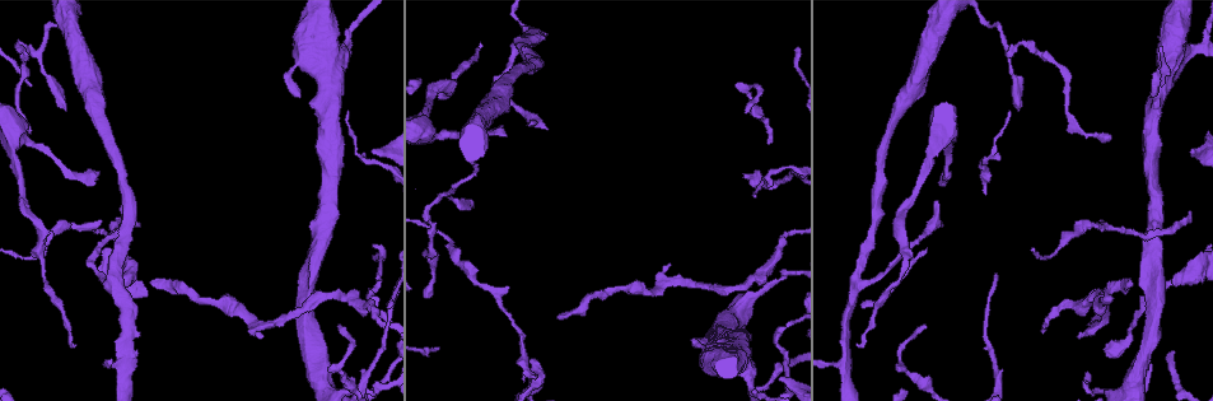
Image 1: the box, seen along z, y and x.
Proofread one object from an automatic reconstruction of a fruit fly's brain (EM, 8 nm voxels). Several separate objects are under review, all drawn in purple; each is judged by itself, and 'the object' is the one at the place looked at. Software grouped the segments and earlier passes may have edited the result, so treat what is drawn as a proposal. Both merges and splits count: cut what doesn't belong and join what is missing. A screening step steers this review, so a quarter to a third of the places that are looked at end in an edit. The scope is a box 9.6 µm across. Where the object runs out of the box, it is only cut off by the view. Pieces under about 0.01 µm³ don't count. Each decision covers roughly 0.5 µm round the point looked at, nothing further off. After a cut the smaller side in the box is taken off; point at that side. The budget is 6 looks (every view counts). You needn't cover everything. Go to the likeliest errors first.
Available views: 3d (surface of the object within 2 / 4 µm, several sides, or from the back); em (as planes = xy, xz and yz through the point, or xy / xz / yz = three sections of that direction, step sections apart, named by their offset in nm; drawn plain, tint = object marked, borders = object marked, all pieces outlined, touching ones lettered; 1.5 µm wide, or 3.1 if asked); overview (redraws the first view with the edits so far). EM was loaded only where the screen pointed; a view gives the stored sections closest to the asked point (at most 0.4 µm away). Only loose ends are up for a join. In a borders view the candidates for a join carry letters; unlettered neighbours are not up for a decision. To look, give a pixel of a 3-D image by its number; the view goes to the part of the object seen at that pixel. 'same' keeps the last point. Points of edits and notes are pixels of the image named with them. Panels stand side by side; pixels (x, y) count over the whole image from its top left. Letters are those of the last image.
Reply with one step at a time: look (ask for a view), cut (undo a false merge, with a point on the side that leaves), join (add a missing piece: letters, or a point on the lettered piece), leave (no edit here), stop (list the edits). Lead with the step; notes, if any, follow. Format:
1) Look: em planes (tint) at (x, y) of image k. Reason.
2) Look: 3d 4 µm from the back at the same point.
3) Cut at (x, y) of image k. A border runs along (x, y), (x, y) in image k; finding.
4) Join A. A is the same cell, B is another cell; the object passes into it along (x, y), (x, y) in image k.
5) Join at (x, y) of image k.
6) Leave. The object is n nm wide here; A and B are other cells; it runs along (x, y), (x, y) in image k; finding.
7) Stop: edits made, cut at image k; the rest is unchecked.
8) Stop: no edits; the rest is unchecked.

Look: 3d 4 µm from the back at (479, 46) of image 1. Tapers out.

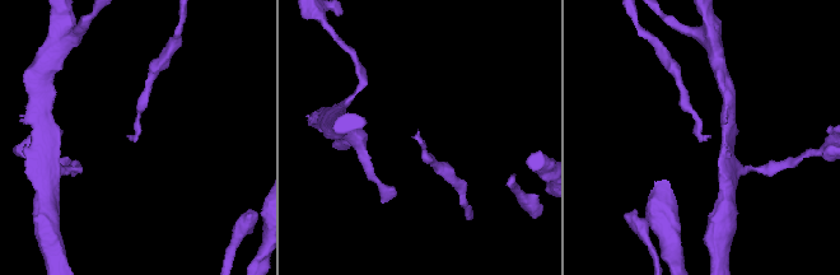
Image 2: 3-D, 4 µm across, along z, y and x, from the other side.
Look: em xy step 4 (tint) at (133, 136) of image 2. Need the tissue.

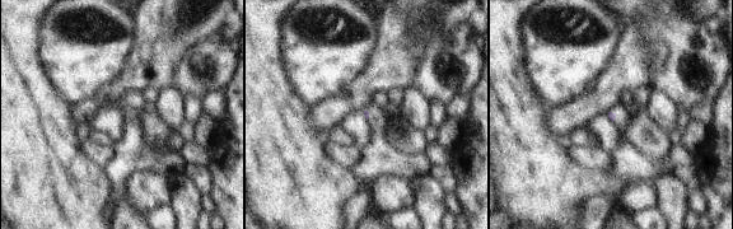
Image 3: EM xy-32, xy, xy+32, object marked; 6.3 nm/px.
Look: em xz step 8 (borders) at the same point.

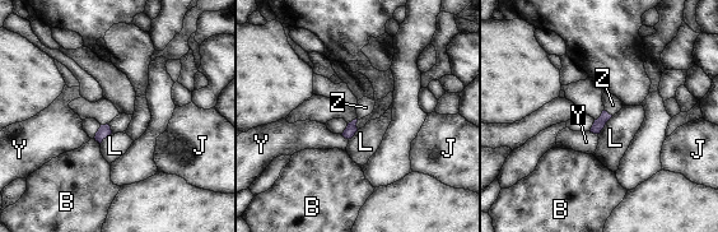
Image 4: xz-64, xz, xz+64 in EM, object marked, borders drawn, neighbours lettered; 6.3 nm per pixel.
Join Z. Z is the same cell, B, J, L and Y are other cells; the neuron continues.

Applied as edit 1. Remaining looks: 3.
Look: 3d 2 µm at (1010, 110) of image 1. Tapers out.

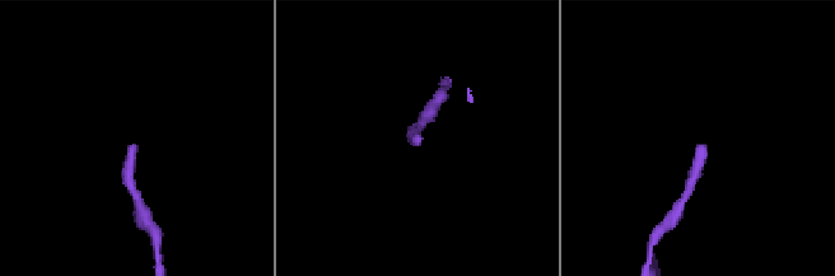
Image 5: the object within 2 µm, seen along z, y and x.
Look: em xy step 4 (borders) at (702, 145) of image 5. Need the tissue.

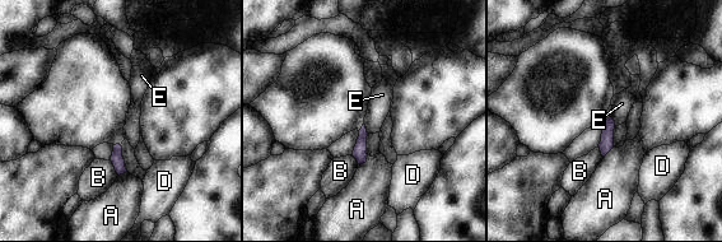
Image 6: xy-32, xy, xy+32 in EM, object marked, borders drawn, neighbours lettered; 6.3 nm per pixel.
Look: em planes (borders) at the same point.

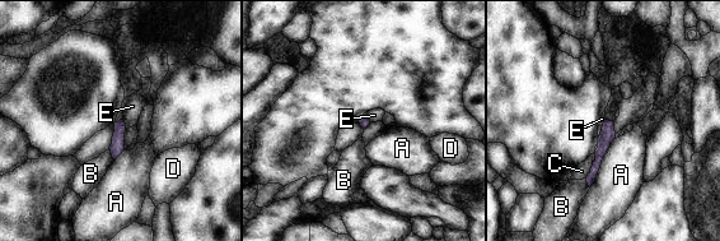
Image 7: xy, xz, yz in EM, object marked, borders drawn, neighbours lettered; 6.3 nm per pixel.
Leave. The object is 70 nm wide here; A, B, C, D and E are other cells; a border runs along (122, 119), (126, 128) in image 7; none of them fits.

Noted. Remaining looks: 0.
Stop: edits made, join at image 4; the rest is unchecked.

